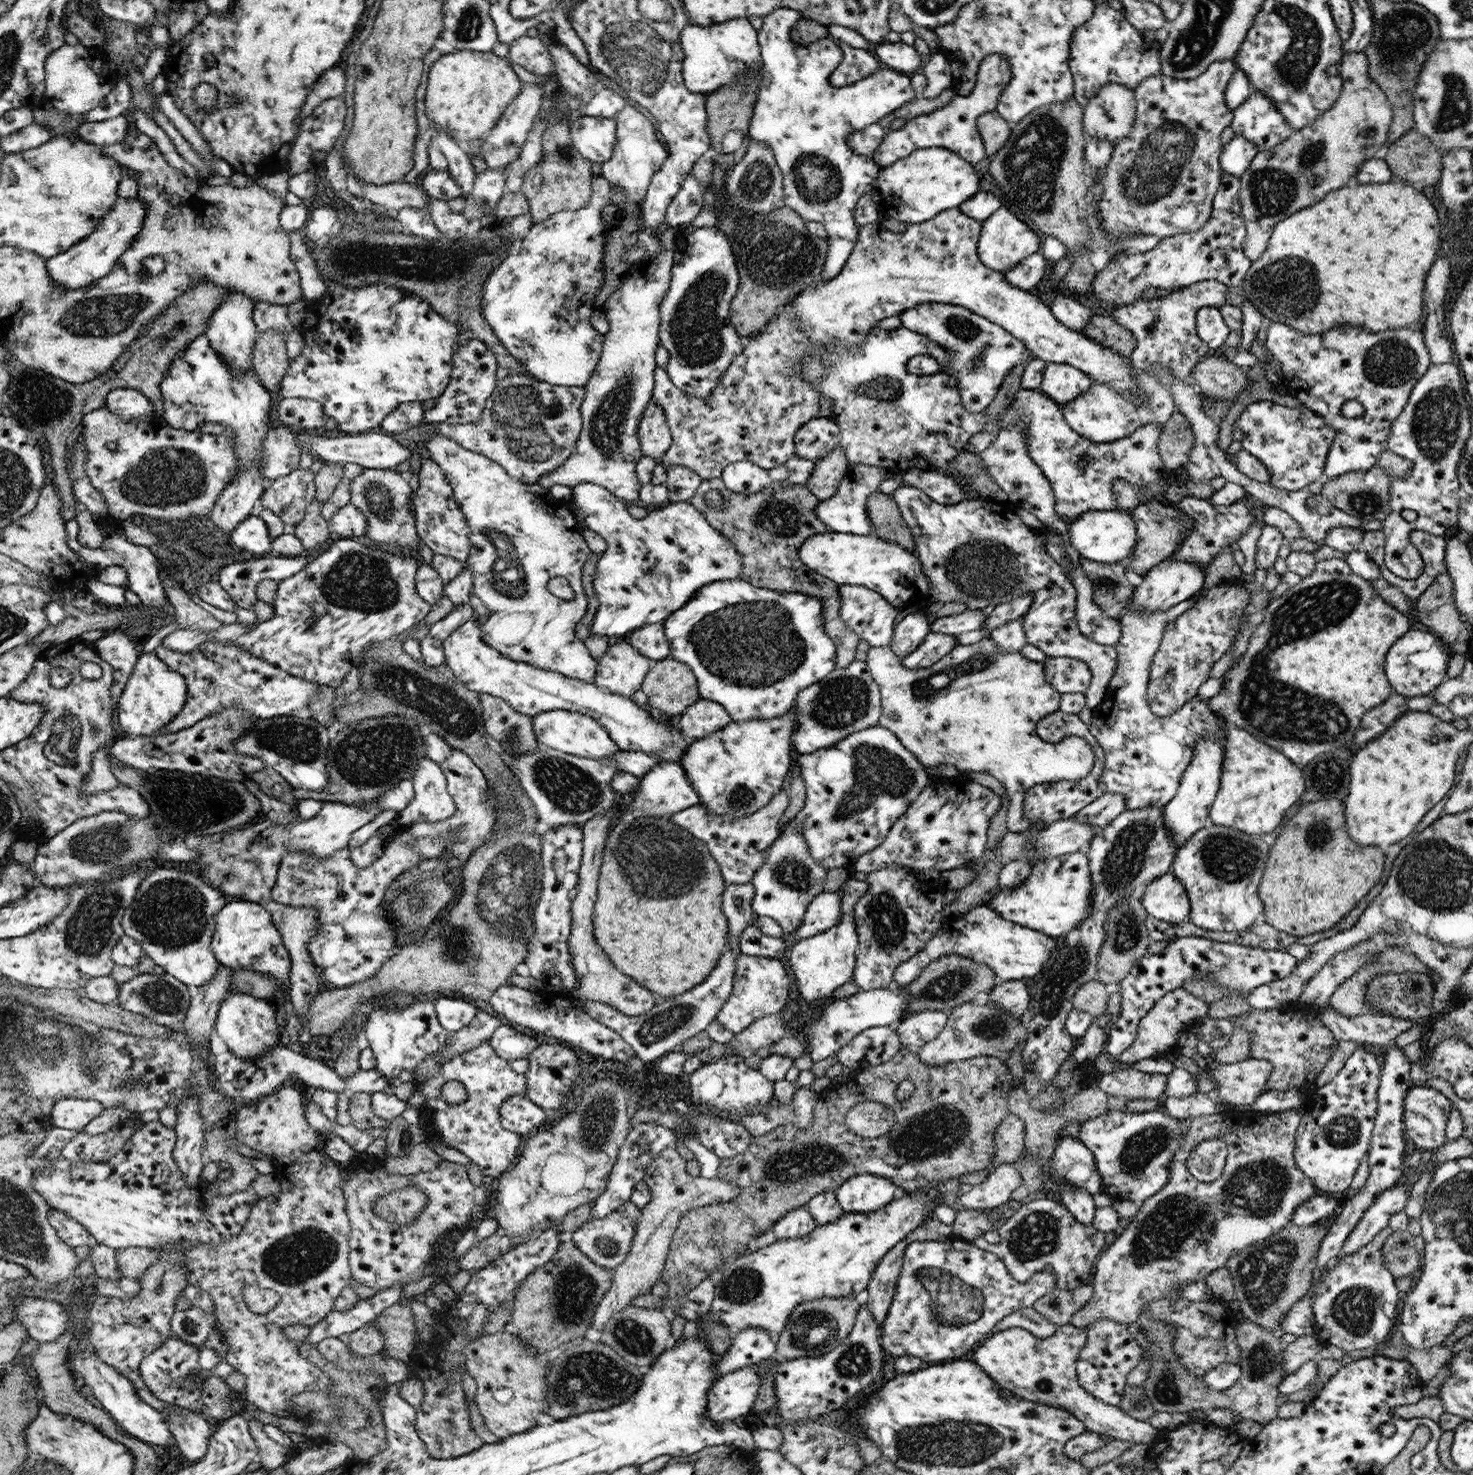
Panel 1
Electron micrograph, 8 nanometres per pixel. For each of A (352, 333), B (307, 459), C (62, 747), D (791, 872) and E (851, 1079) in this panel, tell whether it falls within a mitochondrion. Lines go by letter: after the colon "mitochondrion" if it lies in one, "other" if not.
A: other
B: other
C: mitochondrion
D: mitochondrion
E: other

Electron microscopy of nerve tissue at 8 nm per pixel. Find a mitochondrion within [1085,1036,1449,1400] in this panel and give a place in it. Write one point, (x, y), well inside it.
(1259, 1187)

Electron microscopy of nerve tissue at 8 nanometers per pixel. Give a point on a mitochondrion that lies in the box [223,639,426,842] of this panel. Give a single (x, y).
(377, 754)

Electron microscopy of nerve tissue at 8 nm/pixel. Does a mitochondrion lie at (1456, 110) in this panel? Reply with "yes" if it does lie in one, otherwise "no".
yes

